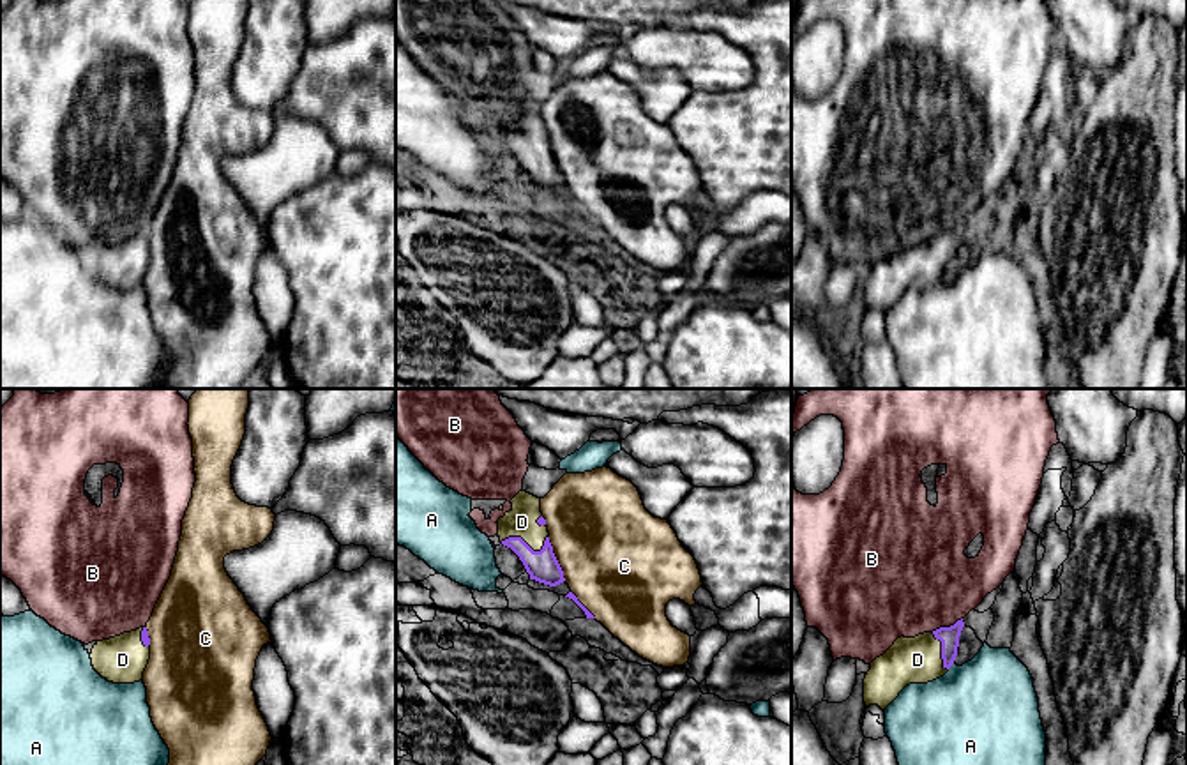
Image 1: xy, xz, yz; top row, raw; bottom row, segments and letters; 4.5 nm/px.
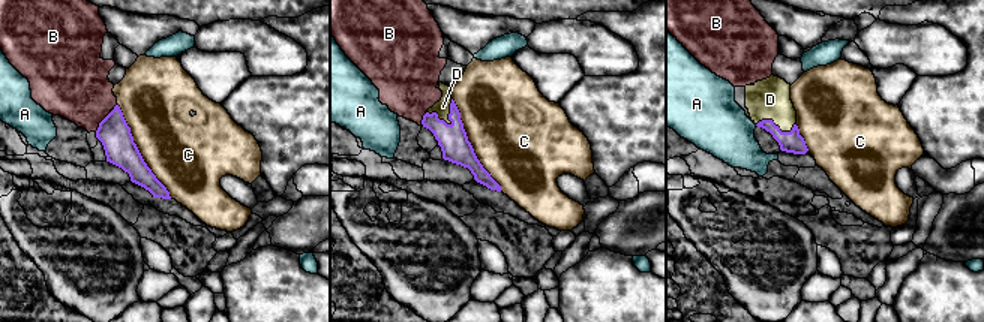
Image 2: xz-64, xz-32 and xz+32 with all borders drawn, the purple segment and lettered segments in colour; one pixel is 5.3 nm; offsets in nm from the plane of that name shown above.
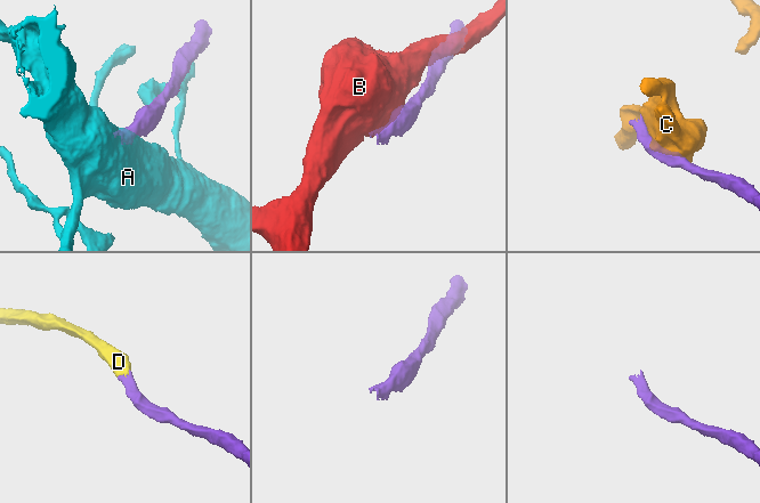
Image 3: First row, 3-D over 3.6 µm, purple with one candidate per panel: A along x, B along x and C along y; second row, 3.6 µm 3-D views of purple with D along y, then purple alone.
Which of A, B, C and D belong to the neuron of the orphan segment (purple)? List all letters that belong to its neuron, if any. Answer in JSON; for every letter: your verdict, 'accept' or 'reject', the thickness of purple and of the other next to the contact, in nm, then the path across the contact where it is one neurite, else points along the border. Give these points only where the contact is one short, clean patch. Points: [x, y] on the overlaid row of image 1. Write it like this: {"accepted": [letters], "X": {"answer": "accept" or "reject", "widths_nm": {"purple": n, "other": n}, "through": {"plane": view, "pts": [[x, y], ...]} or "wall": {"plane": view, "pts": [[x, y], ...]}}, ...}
{"accepted": ["D"], "A": {"answer": "reject", "widths_nm": {"purple": 90, "other": 460}}, "B": {"answer": "reject", "widths_nm": {"purple": 90, "other": 480}}, "C": {"answer": "reject", "widths_nm": {"purple": 140, "other": 480}}, "D": {"answer": "accept", "widths_nm": {"purple": 140, "other": 140}, "through": {"plane": "xz", "pts": [[543, 566], [527, 545], [521, 522]]}}}

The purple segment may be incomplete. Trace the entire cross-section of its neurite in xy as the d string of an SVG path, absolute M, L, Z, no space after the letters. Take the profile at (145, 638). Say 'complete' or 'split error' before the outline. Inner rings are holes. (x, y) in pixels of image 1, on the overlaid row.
split error; M147 627L97 641L90 659L94 670L113 684L134 684L143 680L150 659L150 638Z

